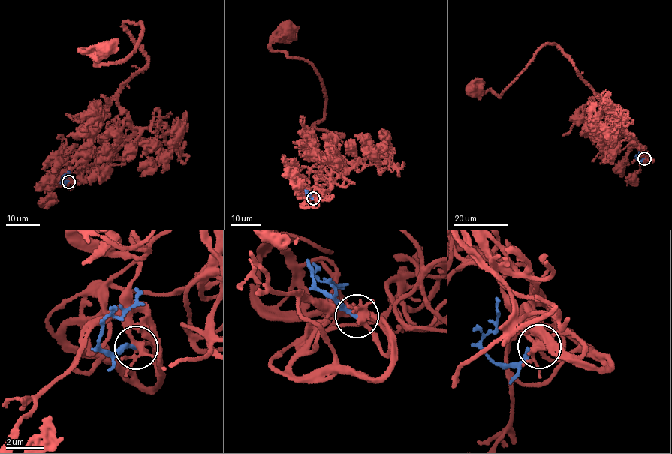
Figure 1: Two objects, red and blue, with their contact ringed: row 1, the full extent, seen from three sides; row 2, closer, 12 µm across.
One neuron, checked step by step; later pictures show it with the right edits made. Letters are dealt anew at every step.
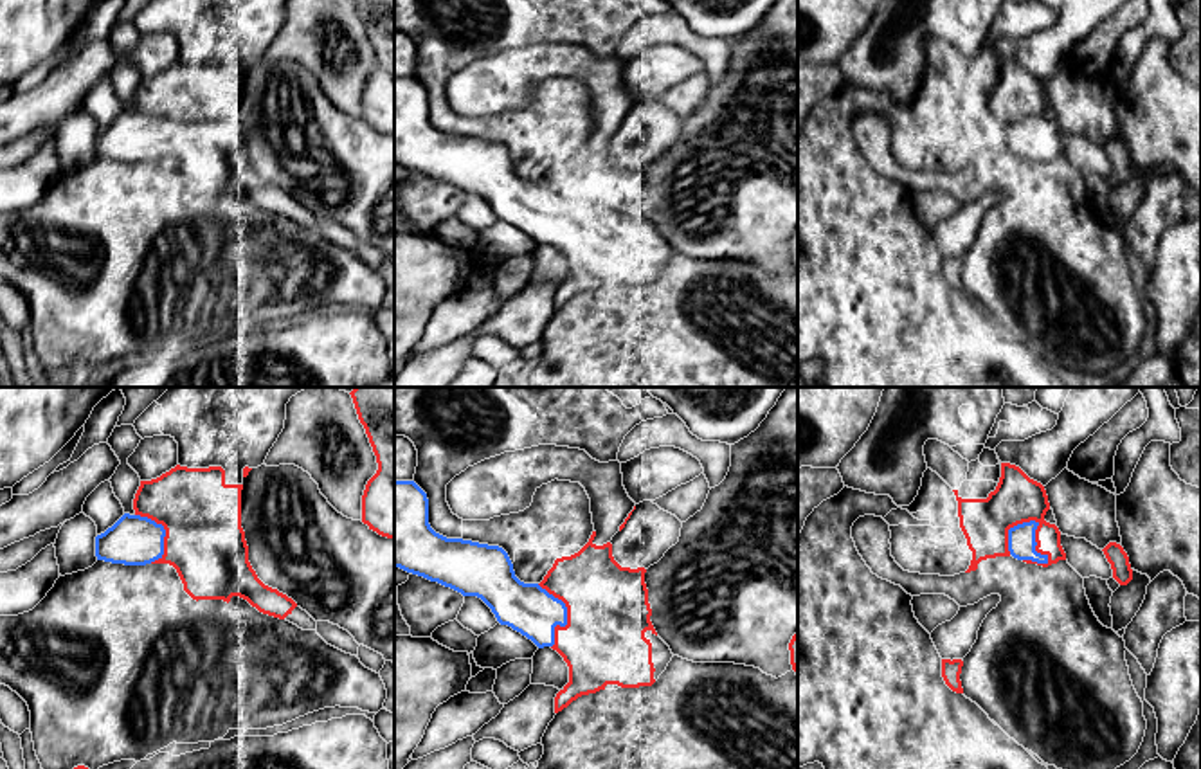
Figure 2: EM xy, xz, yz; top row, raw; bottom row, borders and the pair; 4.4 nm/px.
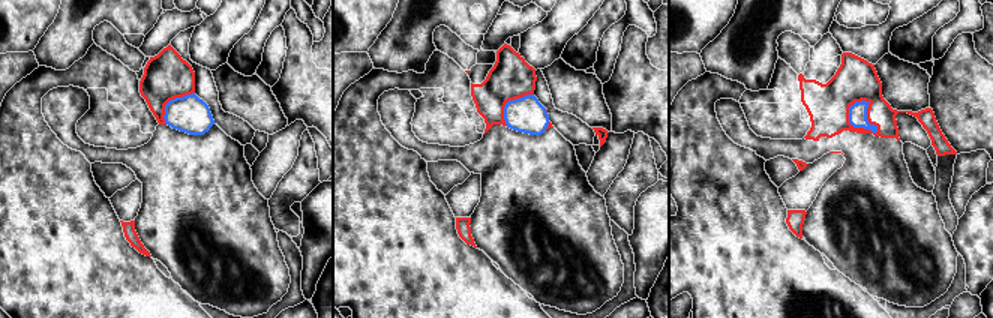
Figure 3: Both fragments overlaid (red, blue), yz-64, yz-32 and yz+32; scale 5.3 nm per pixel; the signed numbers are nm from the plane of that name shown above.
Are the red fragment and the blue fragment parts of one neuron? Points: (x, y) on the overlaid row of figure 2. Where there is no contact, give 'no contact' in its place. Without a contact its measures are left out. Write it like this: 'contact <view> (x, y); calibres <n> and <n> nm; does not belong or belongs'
contact yz (1036, 532); calibres 220 and 130 nm; belongs

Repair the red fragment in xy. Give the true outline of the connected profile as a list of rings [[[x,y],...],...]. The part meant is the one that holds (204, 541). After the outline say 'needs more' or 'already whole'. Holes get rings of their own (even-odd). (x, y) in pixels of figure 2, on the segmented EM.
[[[176,465],[151,481],[140,481],[133,499],[135,513],[124,513],[112,528],[95,537],[97,560],[146,565],[169,564],[193,600],[247,600],[259,612],[286,620],[303,630],[317,630],[317,621],[292,598],[265,585],[248,562],[241,528],[243,484],[227,484],[221,466],[187,468]]] | needs more

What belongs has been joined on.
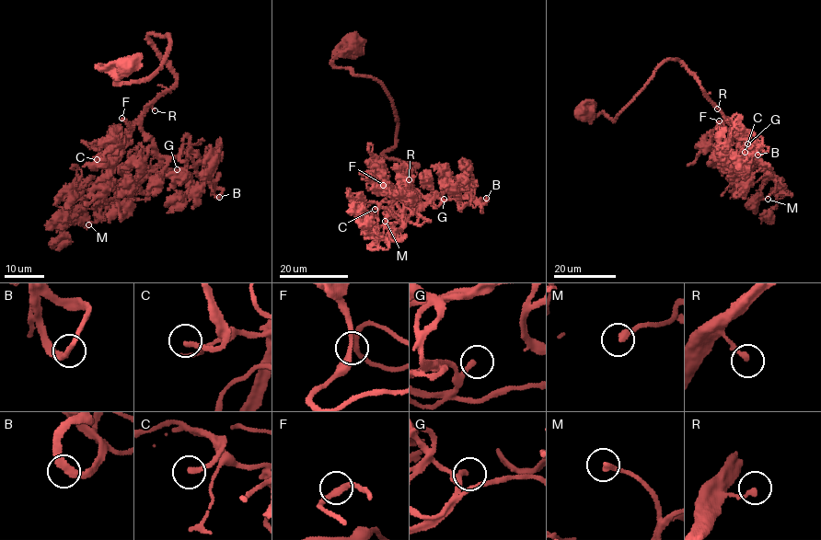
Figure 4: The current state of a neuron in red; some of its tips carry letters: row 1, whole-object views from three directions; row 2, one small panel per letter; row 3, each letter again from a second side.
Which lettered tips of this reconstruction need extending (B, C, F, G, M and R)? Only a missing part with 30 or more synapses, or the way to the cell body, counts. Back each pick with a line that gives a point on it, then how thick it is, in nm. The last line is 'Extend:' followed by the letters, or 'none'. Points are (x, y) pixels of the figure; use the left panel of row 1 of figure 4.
C: Place: (97, 159). Thickness 220 nm
M: Place: (88, 224). Thickness 280 nm
Extend: C, M

